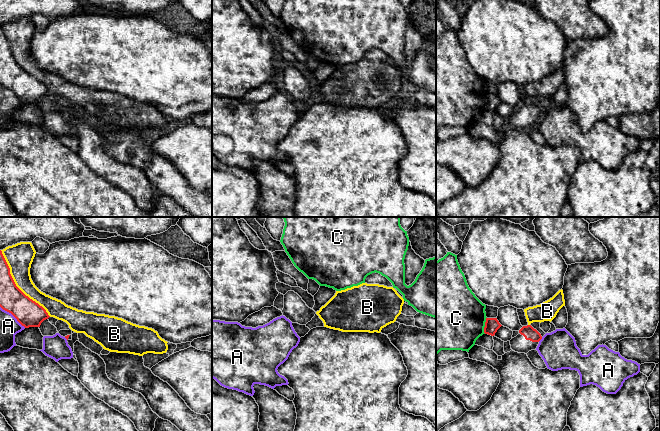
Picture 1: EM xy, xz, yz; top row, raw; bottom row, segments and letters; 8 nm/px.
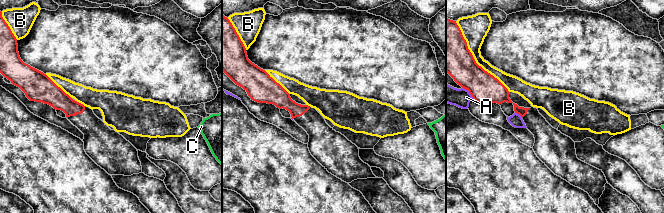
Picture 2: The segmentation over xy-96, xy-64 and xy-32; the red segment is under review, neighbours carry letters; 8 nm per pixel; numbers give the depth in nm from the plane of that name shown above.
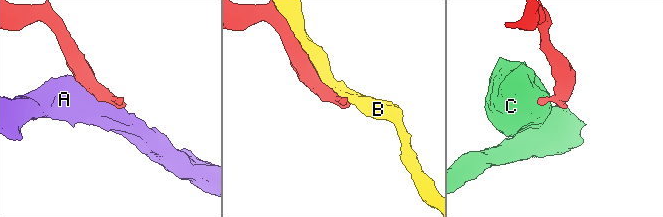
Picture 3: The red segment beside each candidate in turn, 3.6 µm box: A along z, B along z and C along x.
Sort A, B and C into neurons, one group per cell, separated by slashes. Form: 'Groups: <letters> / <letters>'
Groups: A / B / C

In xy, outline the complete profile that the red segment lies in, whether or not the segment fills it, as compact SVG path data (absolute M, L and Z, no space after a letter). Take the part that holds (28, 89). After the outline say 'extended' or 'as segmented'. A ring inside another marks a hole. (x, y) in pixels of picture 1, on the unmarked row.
M1 26L0 83L11 89L25 104L40 103L41 99L50 93L42 82L26 72L16 62Z; as segmented

